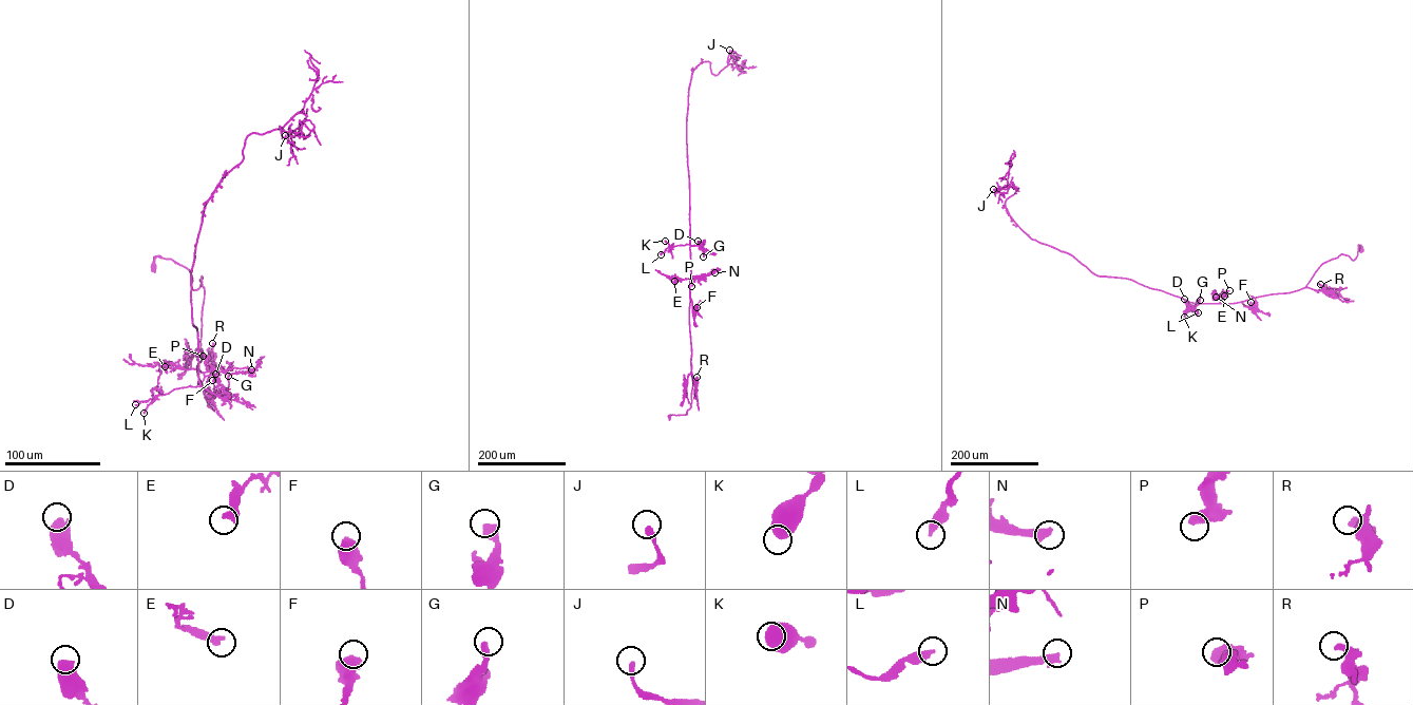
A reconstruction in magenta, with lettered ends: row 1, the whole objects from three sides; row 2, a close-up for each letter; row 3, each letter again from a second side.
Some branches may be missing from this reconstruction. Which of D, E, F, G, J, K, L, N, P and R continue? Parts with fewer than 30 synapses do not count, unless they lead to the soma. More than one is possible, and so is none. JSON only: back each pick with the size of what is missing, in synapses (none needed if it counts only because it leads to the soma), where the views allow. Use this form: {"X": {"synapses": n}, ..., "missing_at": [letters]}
{"N": {"synapses": 200}, "missing_at": ["N"]}

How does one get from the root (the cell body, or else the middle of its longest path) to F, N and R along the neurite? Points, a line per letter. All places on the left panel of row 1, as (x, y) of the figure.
F: (154, 266), (157, 256), (172, 259), (189, 270), (194, 289), (203, 277), (196, 372), (208, 397), (212, 380)
N: (154, 266), (157, 256), (172, 259), (189, 270), (194, 289), (203, 277), (197, 383), (234, 367), (251, 369)
R: (154, 266), (157, 256), (172, 259), (189, 270), (194, 289), (203, 277), (201, 347), (210, 359), (212, 343)

